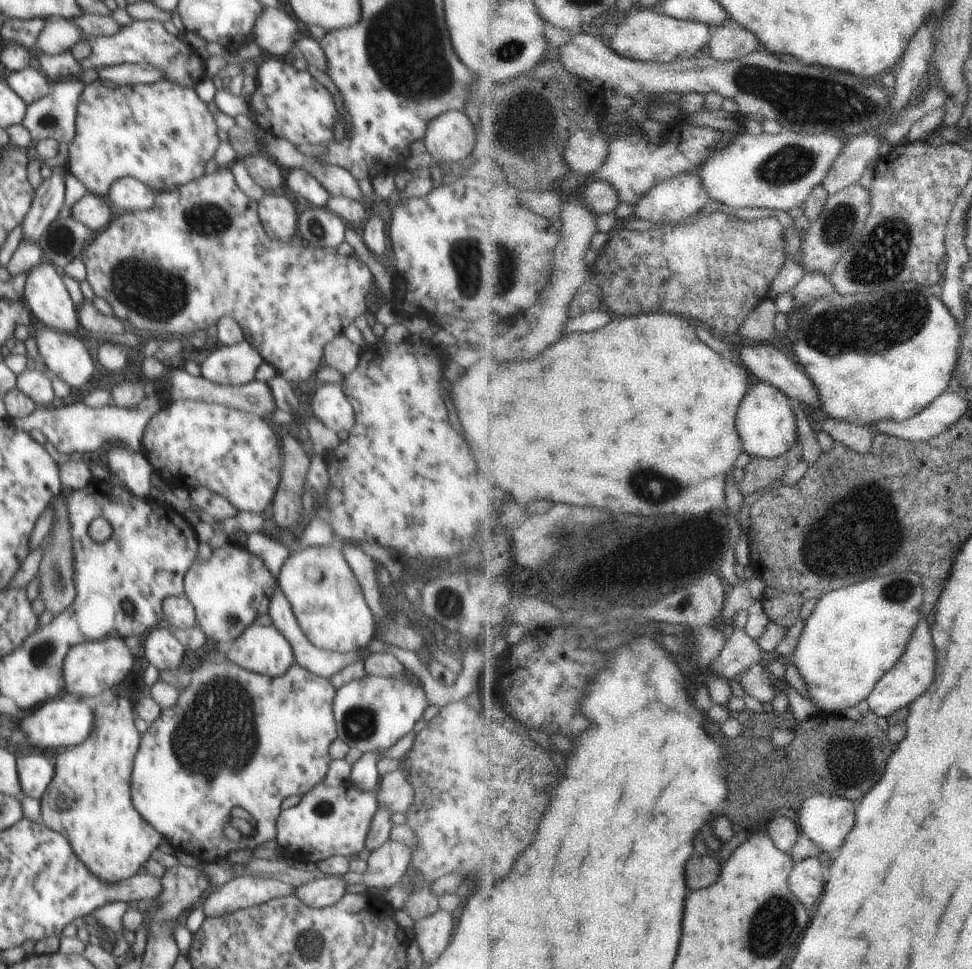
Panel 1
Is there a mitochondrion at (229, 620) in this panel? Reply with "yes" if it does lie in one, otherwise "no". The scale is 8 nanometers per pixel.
yes

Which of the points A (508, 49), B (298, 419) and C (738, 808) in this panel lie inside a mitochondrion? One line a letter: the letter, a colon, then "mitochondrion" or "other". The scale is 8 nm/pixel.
A: mitochondrion
B: other
C: mitochondrion

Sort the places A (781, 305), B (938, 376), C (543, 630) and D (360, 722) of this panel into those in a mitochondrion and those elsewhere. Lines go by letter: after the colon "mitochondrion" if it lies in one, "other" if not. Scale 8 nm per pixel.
A: other
B: other
C: other
D: mitochondrion

